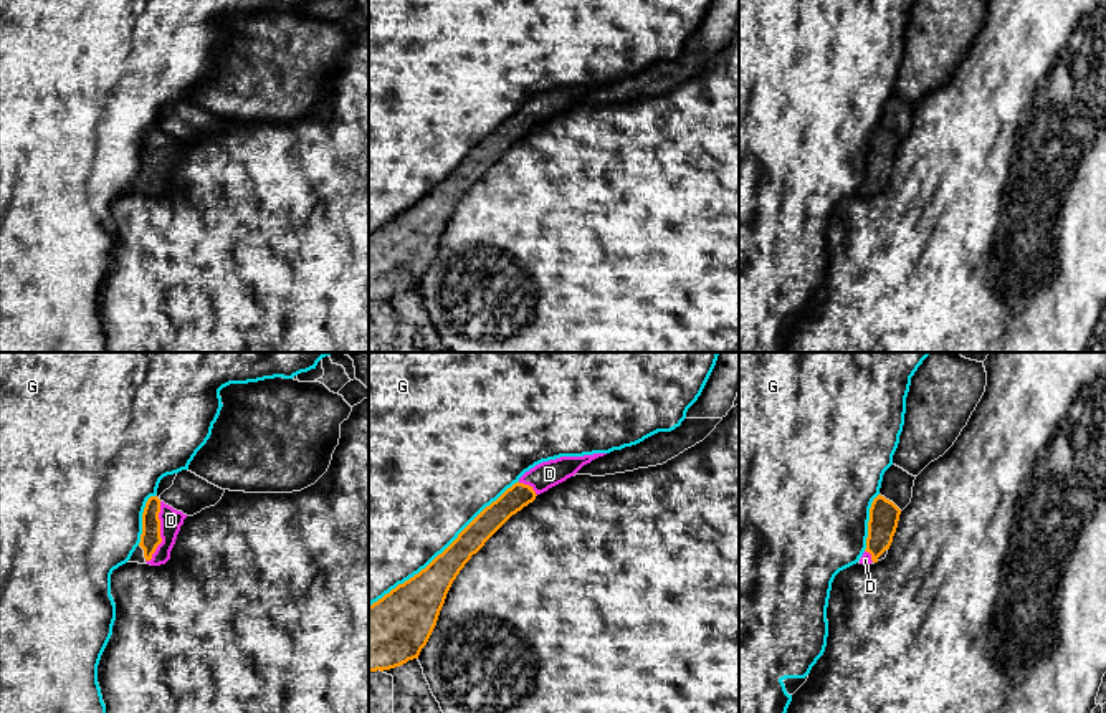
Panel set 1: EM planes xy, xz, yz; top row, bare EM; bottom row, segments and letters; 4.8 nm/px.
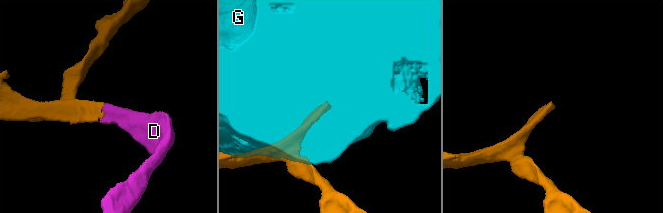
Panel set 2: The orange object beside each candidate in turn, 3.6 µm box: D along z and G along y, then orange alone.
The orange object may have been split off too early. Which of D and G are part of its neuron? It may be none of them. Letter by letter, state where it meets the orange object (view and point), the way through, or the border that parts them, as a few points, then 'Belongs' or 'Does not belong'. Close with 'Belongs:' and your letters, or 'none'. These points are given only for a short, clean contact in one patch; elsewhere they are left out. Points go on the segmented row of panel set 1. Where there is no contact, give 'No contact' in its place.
D: Touches orange at xy (159, 533). Path across: xy (151, 538), (159, 533), (171, 520). Belongs
G: Touches orange at xz (445, 550). Does not belong
Belongs: D

